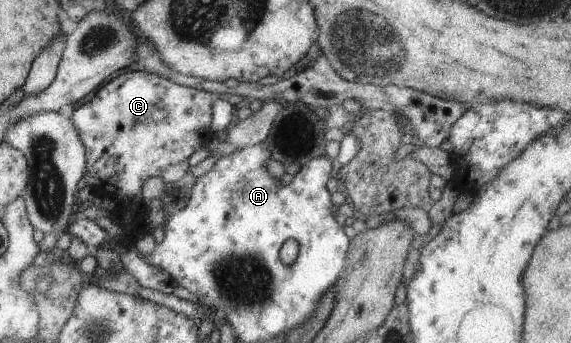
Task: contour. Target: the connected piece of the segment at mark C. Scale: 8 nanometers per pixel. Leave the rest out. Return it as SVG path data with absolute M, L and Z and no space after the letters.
M130 71L104 83L91 100L87 100L74 111L68 111L87 150L85 182L92 186L96 195L111 196L114 199L117 206L109 214L113 222L125 225L120 213L121 202L127 204L127 200L141 195L141 188L149 178L162 176L168 166L188 160L195 154L195 150L210 144L214 139L211 132L212 106L218 98L217 93L181 86L157 74Z

